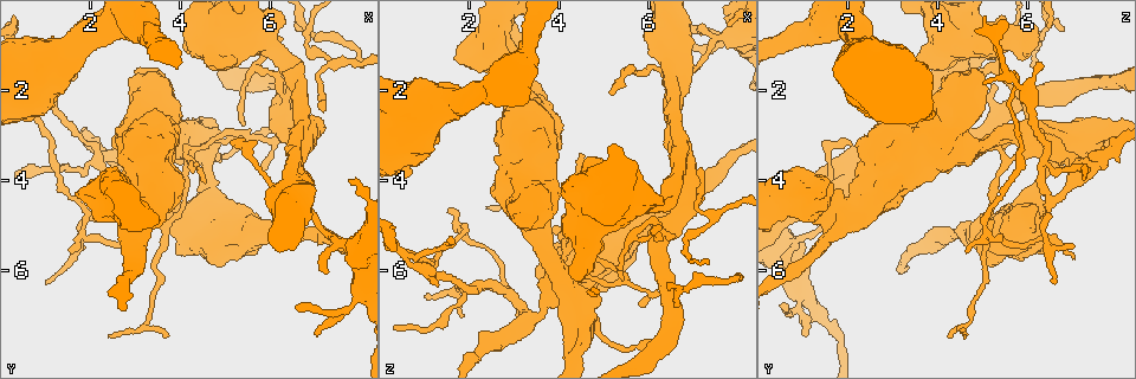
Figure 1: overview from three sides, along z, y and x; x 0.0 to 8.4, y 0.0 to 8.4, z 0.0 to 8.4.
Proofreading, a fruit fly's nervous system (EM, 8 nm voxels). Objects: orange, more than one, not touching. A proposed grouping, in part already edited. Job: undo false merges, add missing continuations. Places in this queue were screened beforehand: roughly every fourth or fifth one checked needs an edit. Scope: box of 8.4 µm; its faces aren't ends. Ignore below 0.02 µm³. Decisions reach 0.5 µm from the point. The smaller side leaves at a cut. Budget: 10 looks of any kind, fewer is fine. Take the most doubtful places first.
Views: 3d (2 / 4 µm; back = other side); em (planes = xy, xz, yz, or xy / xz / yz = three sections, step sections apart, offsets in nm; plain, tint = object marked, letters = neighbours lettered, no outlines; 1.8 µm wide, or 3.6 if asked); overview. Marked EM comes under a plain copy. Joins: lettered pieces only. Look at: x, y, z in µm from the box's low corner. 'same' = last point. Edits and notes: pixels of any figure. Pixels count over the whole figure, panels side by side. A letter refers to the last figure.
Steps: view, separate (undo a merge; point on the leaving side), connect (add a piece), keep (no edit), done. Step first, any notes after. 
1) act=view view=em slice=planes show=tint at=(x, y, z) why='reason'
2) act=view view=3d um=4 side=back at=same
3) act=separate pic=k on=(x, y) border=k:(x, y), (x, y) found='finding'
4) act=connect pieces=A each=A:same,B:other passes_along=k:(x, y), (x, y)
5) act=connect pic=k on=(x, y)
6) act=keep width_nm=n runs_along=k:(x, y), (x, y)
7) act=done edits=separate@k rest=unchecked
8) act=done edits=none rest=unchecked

act=view view=3d um=2 at=(3.90, 3.30, 5.95) why='sharp bend'

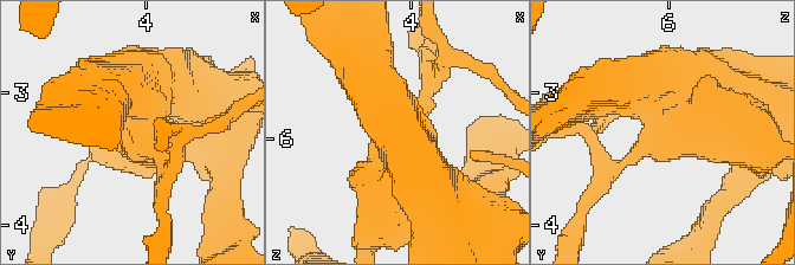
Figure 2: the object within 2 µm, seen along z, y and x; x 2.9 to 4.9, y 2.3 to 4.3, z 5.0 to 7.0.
act=view view=em slice=xz step=8 show=letters at=(3.94, 3.28, 5.98) why='need the tissue'

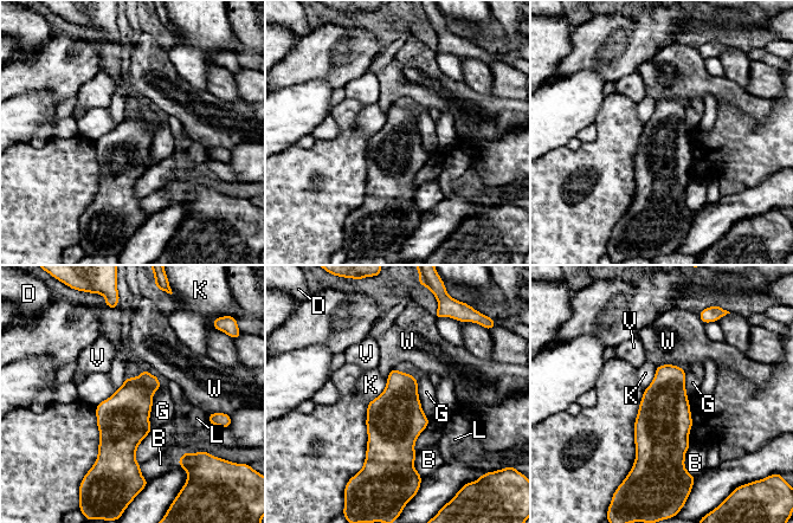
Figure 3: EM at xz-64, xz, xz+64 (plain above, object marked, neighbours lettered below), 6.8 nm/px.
act=separate pic=3 on=(124, 415) width_nm=340 each=B:other,D:other,G:other,K:other,L:other,V:other,W:other border=3:(137, 378), (152, 393) found='two neurons meet here'

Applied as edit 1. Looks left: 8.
act=view view=3d um=4 side=back at=(2.40, 4.55, 1.15) why='calibre changes'

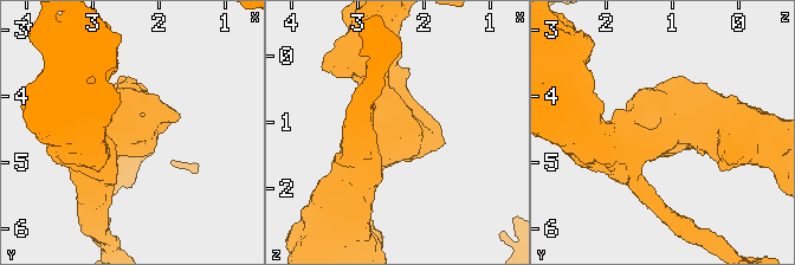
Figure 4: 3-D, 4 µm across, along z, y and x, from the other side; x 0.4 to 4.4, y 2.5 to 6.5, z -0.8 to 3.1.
act=view view=em um=3.6 slice=planes show=tint at=(2.40, 4.55, 1.20) why='now the EM'

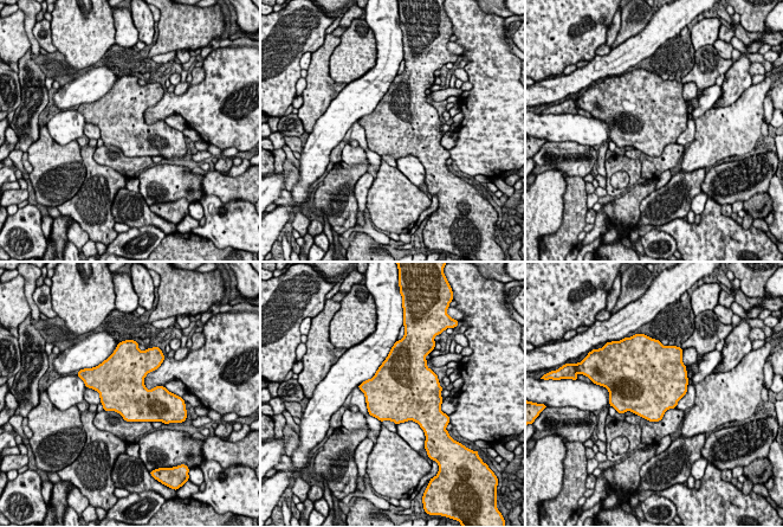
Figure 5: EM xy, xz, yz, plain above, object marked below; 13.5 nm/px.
act=view view=em um=3.6 slice=planes show=letters at=same why='see the neighbours'

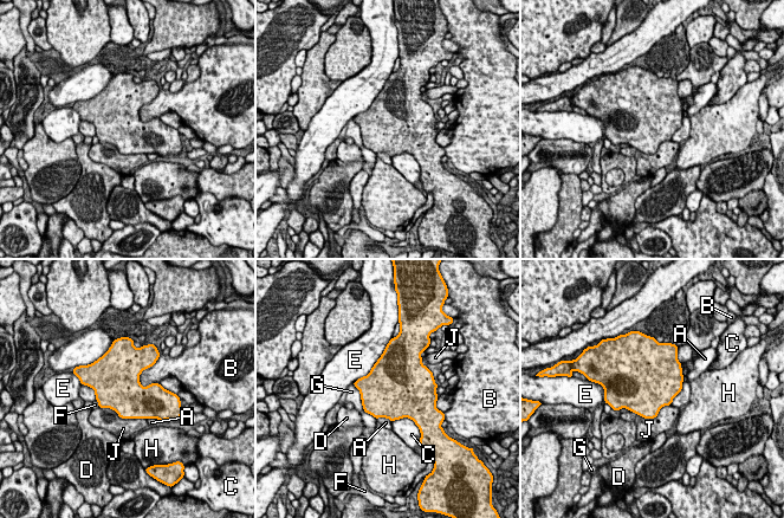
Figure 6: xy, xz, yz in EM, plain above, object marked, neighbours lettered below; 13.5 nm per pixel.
act=keep each=A:other,B:other,C:other,D:other,E:other,F:other,G:other,H:other,J:other border=6:(154, 364), (140, 375), (141, 386) found='all the same neuron'

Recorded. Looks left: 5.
act=view view=em um=3.6 slice=xy step=16 show=letters at=(6.30, 1.25, 4.60) why='sudden change in width'

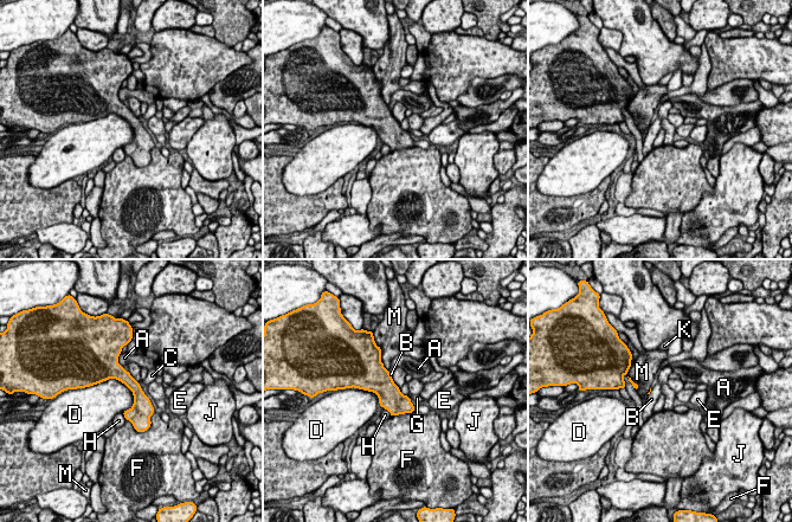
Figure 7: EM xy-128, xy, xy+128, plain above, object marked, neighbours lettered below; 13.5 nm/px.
act=keep each=A:other,B:other,C:other,D:other,E:other,F:other,G:other,H:other,J:other,K:other,M:other border=7:(399, 388), (407, 395) found='continuous, no second neuron'

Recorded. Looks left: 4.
act=done edits=separate@3 rest=unchecked

